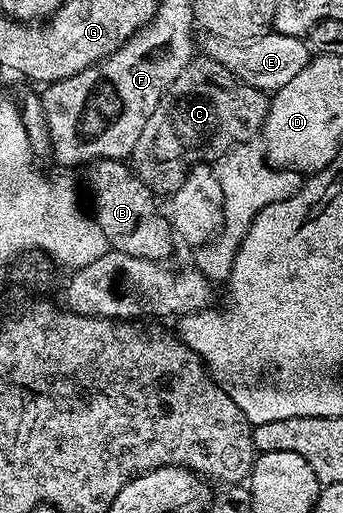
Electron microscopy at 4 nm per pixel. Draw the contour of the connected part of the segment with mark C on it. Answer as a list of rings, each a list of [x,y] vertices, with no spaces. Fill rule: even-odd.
[[[194,57],[175,77],[169,92],[151,113],[151,121],[143,125],[131,156],[133,172],[158,196],[172,196],[195,165],[216,164],[232,147],[253,143],[265,123],[269,100],[266,92],[240,83],[213,59]]]

